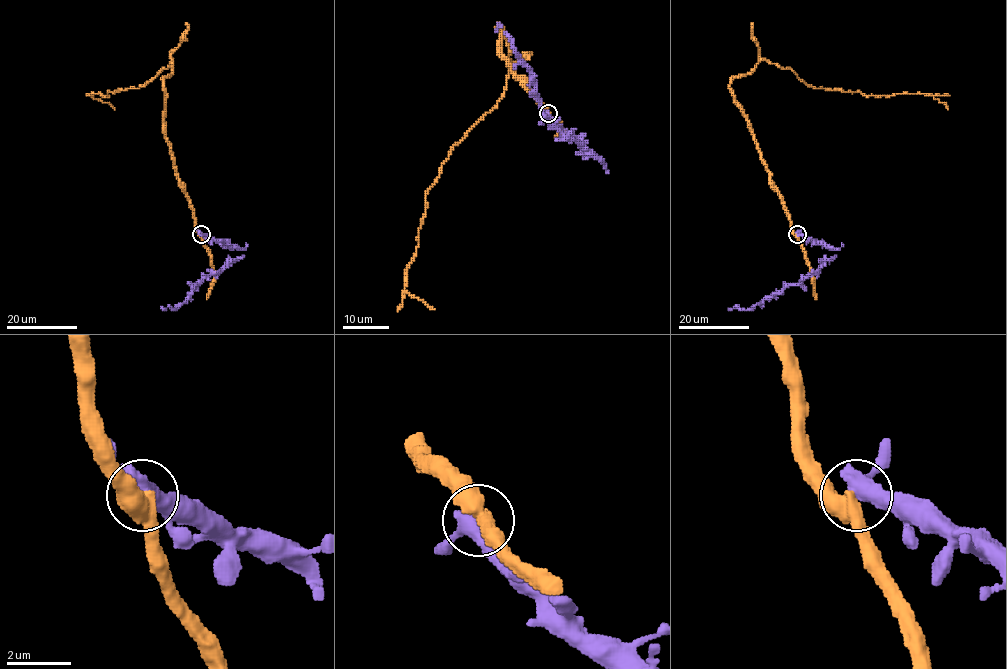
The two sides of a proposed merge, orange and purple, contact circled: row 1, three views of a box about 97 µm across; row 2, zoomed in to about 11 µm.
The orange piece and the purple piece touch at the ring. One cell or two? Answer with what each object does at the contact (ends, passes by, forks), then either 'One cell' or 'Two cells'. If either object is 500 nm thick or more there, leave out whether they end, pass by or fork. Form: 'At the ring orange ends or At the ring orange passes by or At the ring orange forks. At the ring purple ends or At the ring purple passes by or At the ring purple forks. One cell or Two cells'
Two cells

